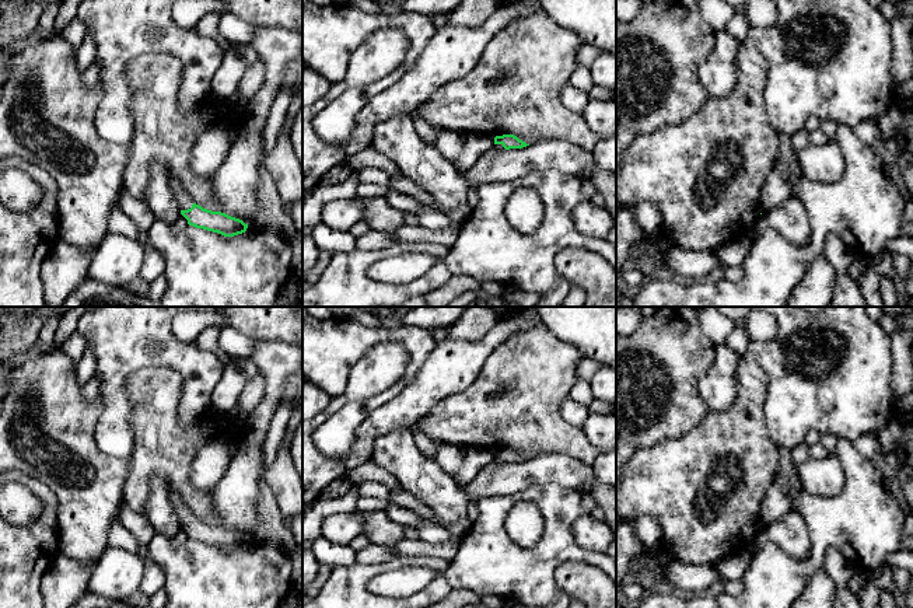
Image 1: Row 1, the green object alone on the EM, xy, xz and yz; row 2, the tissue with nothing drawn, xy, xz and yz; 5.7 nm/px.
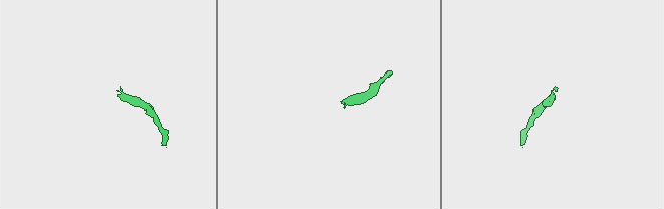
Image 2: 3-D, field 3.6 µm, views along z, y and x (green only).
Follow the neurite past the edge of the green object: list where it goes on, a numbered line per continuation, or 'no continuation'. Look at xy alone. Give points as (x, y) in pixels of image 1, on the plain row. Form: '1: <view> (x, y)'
1: xy (179, 507)

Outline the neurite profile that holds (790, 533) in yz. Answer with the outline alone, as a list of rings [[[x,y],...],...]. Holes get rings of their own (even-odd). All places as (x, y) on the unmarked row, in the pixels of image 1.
[[[797,510],[773,521],[766,530],[759,530],[748,551],[758,553],[769,541],[795,559],[805,559],[811,551],[811,538],[804,516]]]

